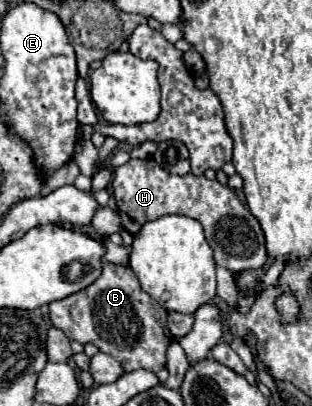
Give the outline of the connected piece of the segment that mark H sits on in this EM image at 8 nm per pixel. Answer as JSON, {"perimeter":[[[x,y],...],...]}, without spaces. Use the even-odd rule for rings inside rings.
{"perimeter":[[[130,159],[128,163],[114,169],[112,193],[122,217],[122,225],[132,235],[136,235],[144,223],[176,213],[202,223],[206,241],[214,251],[216,265],[226,267],[232,273],[240,273],[260,269],[268,261],[260,223],[256,217],[252,217],[252,213],[248,213],[238,195],[218,181],[210,181],[204,175],[196,177],[192,173],[180,177],[164,171],[152,159]]]}

